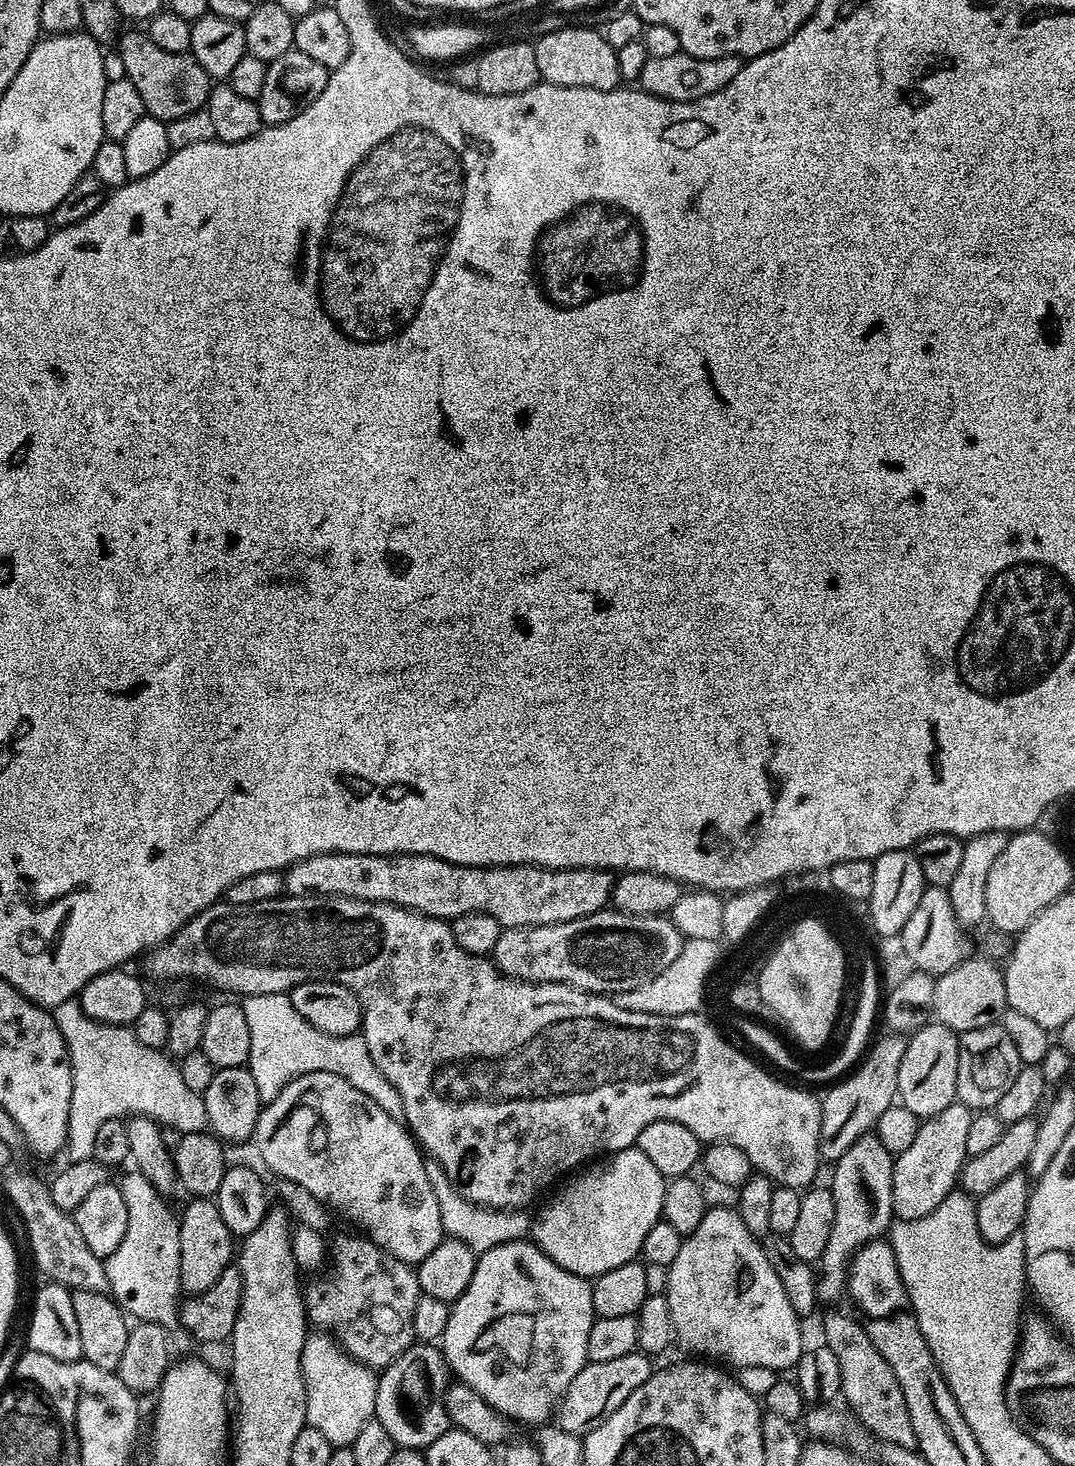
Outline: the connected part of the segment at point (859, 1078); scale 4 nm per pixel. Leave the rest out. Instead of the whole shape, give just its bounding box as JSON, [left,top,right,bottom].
[820,1034,907,1162]

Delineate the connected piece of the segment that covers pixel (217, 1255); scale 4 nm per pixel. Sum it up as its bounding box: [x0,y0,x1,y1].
[180,1198,234,1293]

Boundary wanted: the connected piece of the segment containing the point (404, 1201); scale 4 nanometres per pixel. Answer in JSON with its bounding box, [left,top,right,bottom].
[254,1072,445,1266]

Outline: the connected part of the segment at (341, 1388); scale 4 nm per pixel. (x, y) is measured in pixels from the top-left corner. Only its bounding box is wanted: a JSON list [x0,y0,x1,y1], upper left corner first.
[302,1332,377,1447]

